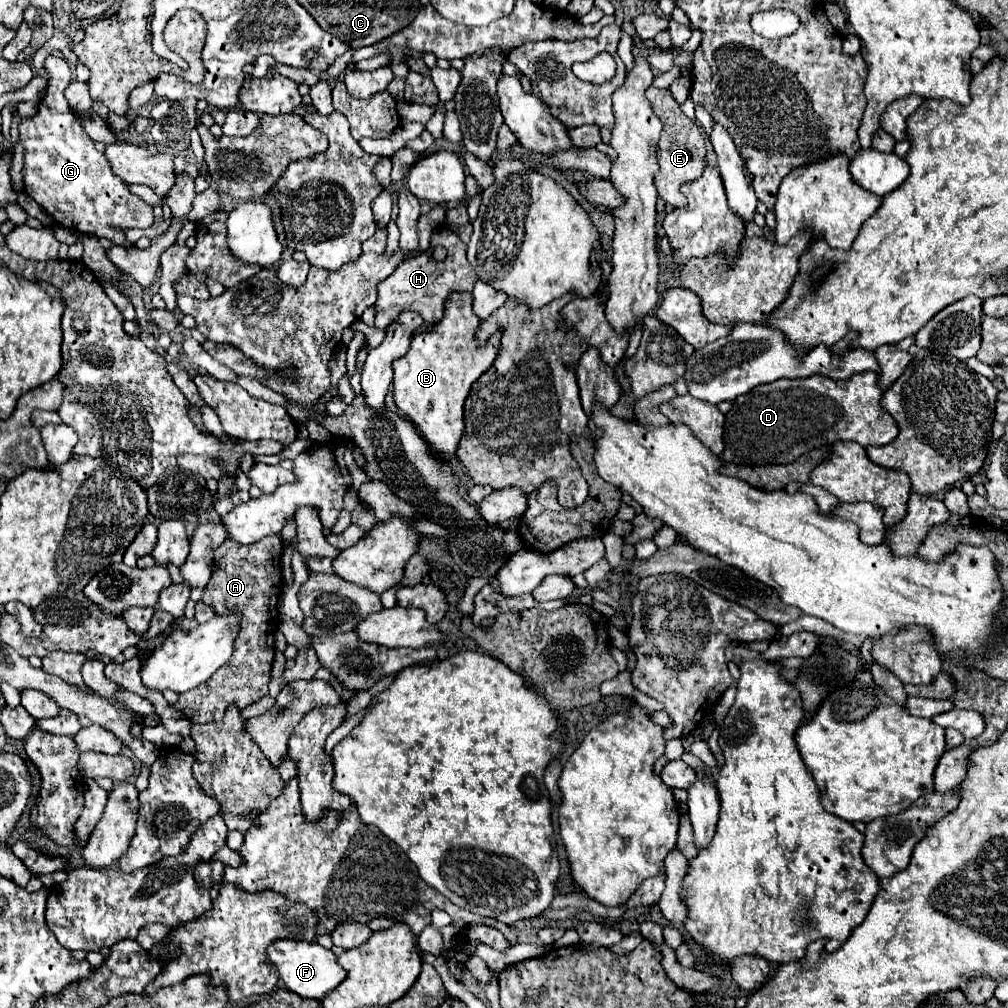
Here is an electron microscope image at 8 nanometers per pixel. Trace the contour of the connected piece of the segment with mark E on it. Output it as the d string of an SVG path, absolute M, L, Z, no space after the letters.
M655 86L647 88L647 98L653 104L653 110L663 122L663 134L657 146L657 160L659 160L659 172L655 174L655 186L659 196L675 206L681 208L687 204L687 198L681 194L681 184L689 180L697 180L703 174L705 168L705 136L701 134L701 128L695 120L689 120L669 90L659 90Z

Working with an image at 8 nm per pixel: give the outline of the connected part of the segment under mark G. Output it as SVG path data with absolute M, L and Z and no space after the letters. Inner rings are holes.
M49 56L45 60L45 72L51 74L43 104L37 108L37 114L33 118L25 118L19 126L19 140L25 146L25 192L59 224L65 226L73 232L81 234L93 234L97 238L105 238L117 246L130 247L123 232L113 230L111 226L121 226L121 228L149 228L153 224L153 208L143 202L139 196L131 194L129 188L113 174L111 162L105 158L105 154L97 152L93 146L93 140L89 134L83 130L79 118L75 116L73 108L67 104L67 98L63 96L65 88L71 82L71 66L67 64L65 58L61 56Z

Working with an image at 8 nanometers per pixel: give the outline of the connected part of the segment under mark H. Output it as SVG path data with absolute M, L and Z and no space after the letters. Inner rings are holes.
M447 226L437 228L431 236L431 248L427 252L403 260L395 268L395 272L379 284L379 296L375 302L375 328L385 328L387 322L391 322L391 318L395 318L395 314L399 314L401 308L411 308L417 314L427 316L429 324L439 322L439 318L443 318L443 304L445 304L447 296L453 290L469 292L473 288L473 284L477 282L477 274L471 268L471 264L467 262L465 252L467 252L467 246L459 240L457 234L453 234ZM435 246L443 246L447 250L447 258L443 262L435 262L431 258Z

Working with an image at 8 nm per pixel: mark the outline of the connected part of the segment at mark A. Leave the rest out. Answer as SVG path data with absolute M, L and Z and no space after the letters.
M267 536L255 544L239 544L235 540L227 540L215 550L215 570L205 588L203 604L215 608L215 612L219 614L227 610L239 610L241 634L235 640L235 652L231 656L231 662L221 666L203 686L183 692L173 704L173 708L191 722L215 722L223 716L229 704L245 708L267 694L271 662L275 656L273 630L277 630L279 626L277 602L283 588L281 550L283 540L279 536Z

